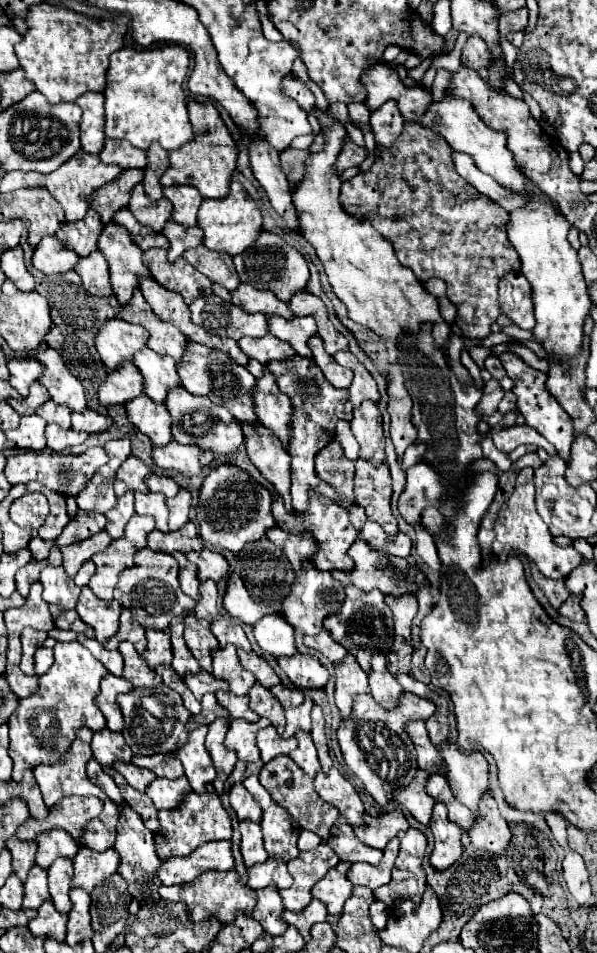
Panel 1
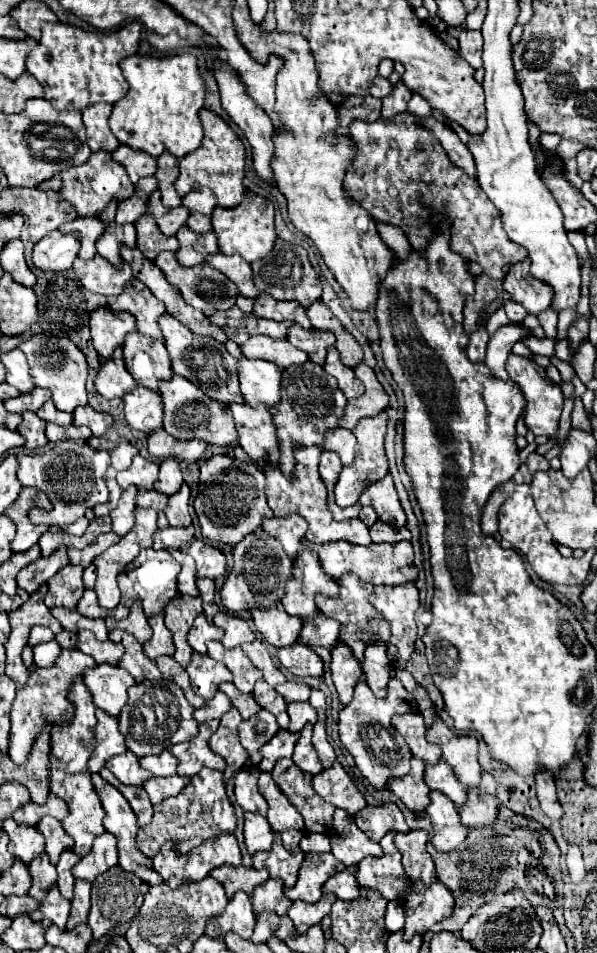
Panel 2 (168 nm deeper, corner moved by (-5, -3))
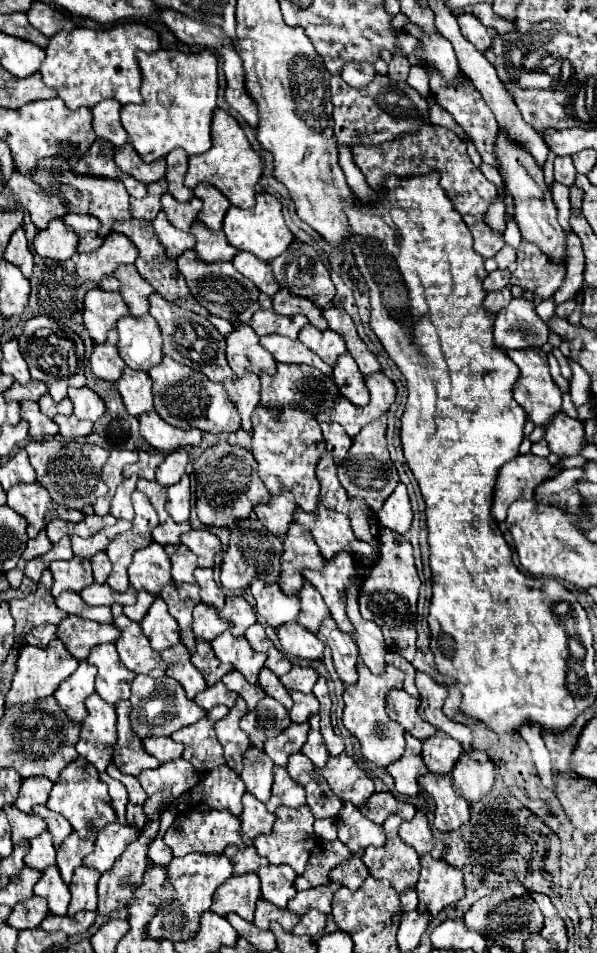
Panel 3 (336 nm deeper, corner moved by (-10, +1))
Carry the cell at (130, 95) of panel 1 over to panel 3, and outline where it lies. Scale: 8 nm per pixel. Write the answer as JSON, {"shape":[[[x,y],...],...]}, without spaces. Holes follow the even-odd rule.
{"shape":[[[157,50],[153,54],[137,52],[137,60],[143,74],[143,102],[125,104],[121,108],[121,122],[129,134],[129,142],[143,158],[143,162],[165,158],[177,146],[183,148],[189,156],[207,152],[211,148],[211,118],[217,106],[219,90],[217,54],[211,50]]]}

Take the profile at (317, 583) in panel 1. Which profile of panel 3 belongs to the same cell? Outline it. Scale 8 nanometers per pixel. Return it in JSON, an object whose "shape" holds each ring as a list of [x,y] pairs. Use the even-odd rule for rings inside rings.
{"shape":[[[293,522],[287,536],[283,538],[283,556],[281,556],[281,576],[279,586],[285,594],[295,596],[303,586],[301,572],[305,568],[323,568],[325,560],[319,554],[319,548],[309,532],[309,528]]]}

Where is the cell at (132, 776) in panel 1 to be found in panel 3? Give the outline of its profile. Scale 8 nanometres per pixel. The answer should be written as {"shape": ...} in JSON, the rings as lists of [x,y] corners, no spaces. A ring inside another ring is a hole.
{"shape":[[[129,700],[115,704],[115,708],[117,708],[117,742],[113,760],[117,768],[131,776],[139,776],[139,772],[147,768],[157,768],[161,762],[145,752],[141,738],[133,732],[129,724]]]}

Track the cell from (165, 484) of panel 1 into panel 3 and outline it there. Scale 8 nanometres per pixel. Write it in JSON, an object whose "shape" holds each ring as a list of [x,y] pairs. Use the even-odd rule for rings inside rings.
{"shape":[[[175,450],[171,452],[163,464],[157,468],[157,482],[161,486],[173,486],[181,480],[181,476],[185,474],[185,466],[187,466],[187,452],[185,450]]]}

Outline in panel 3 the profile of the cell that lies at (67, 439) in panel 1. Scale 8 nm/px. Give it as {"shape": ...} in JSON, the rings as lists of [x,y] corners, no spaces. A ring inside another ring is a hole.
{"shape":[[[55,416],[53,418],[59,424],[59,434],[63,438],[77,438],[77,436],[89,436],[93,430],[93,422],[77,420],[77,416]]]}

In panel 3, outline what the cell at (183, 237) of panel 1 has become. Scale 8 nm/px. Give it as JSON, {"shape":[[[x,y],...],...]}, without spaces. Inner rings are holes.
{"shape":[[[193,222],[191,226],[191,234],[197,238],[197,254],[199,260],[205,262],[221,262],[221,260],[233,260],[233,256],[239,252],[237,248],[233,248],[223,232],[213,232],[209,230],[205,224],[201,222]]]}

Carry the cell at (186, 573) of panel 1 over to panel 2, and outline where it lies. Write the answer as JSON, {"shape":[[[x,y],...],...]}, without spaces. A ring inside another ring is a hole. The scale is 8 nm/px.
{"shape":[[[174,552],[174,558],[182,564],[182,572],[178,574],[178,590],[180,594],[188,596],[200,596],[200,590],[196,586],[196,566],[194,560],[182,552]]]}

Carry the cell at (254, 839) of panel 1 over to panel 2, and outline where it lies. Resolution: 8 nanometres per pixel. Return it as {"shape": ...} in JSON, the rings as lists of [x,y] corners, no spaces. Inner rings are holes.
{"shape":[[[246,812],[244,814],[246,822],[244,822],[244,842],[246,842],[246,850],[250,856],[254,856],[256,852],[268,852],[272,848],[272,828],[268,824],[268,820],[260,814],[252,814]]]}

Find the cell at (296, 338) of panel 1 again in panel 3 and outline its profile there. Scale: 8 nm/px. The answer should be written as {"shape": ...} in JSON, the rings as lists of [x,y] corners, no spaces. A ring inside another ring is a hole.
{"shape":[[[307,324],[301,330],[299,340],[307,348],[311,348],[329,366],[333,366],[337,362],[337,358],[347,352],[345,340],[337,332],[333,332],[333,330],[319,330],[319,328],[313,328],[311,324]]]}

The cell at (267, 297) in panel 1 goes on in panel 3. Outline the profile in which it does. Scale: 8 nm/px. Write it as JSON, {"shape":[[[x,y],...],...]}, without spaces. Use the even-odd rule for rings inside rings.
{"shape":[[[281,290],[273,296],[273,310],[283,316],[293,316],[293,314],[305,314],[313,326],[319,330],[327,330],[327,320],[321,316],[321,308],[317,308],[311,300],[293,296],[287,290]]]}

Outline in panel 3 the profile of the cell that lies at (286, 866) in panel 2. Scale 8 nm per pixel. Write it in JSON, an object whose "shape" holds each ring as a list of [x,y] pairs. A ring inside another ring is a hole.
{"shape":[[[303,804],[301,808],[295,808],[295,810],[293,808],[277,808],[275,816],[277,816],[277,820],[273,824],[273,834],[253,838],[253,846],[271,864],[289,864],[297,874],[301,874],[307,866],[307,860],[309,860],[315,844],[317,844],[317,838],[313,832],[315,816],[309,812],[307,804]]]}

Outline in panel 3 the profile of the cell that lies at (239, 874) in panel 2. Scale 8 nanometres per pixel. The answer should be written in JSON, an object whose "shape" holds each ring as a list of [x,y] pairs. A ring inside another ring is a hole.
{"shape":[[[251,842],[245,848],[237,848],[235,844],[225,848],[225,856],[231,860],[233,874],[237,874],[237,876],[247,874],[247,872],[257,872],[261,866],[269,864],[263,856],[257,854],[257,850],[253,848]]]}

